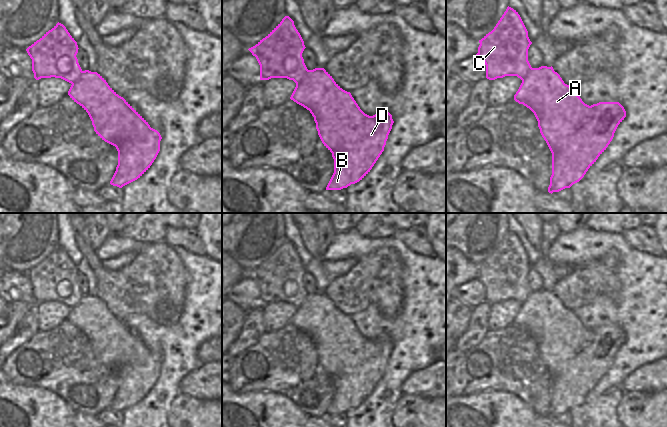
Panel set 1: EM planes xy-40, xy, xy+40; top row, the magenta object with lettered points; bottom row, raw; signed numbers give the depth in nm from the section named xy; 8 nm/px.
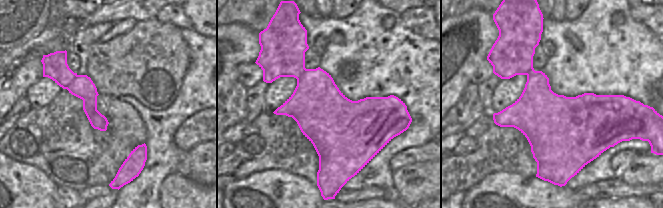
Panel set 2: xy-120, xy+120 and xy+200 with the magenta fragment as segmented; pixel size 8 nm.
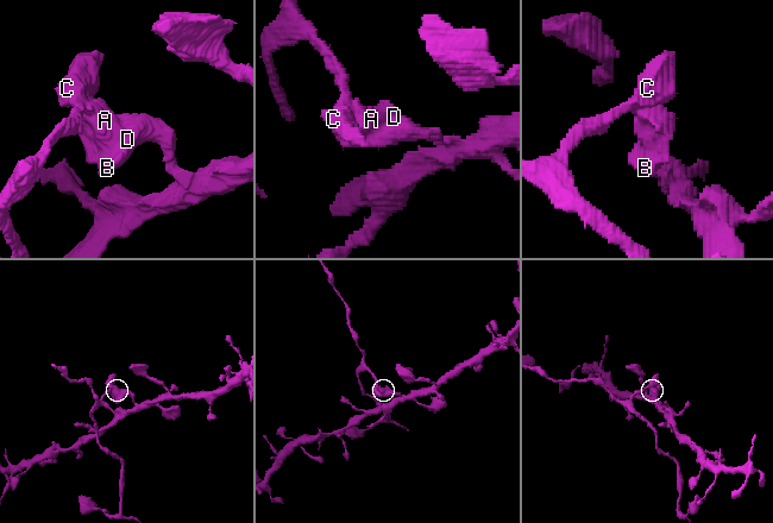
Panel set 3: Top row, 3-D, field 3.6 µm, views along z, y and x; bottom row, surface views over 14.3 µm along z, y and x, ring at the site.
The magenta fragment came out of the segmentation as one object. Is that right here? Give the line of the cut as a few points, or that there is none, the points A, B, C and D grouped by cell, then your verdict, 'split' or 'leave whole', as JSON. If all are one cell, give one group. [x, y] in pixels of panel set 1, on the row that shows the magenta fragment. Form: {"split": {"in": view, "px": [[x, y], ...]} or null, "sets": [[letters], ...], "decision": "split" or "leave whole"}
{"split": {"in": "xy", "px": [[308, 70], [306, 75], [296, 84]]}, "sets": [["A", "B", "D"], ["C"]], "decision": "split"}

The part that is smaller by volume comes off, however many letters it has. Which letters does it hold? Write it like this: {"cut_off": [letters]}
{"cut_off": ["C"]}

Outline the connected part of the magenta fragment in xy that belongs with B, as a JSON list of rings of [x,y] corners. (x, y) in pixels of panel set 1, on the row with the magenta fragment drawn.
[[[324,68],[308,70],[290,99],[310,111],[322,143],[332,153],[334,173],[326,190],[341,190],[362,180],[384,151],[394,123],[392,115],[385,110],[373,116],[365,114],[351,93],[343,90]]]

